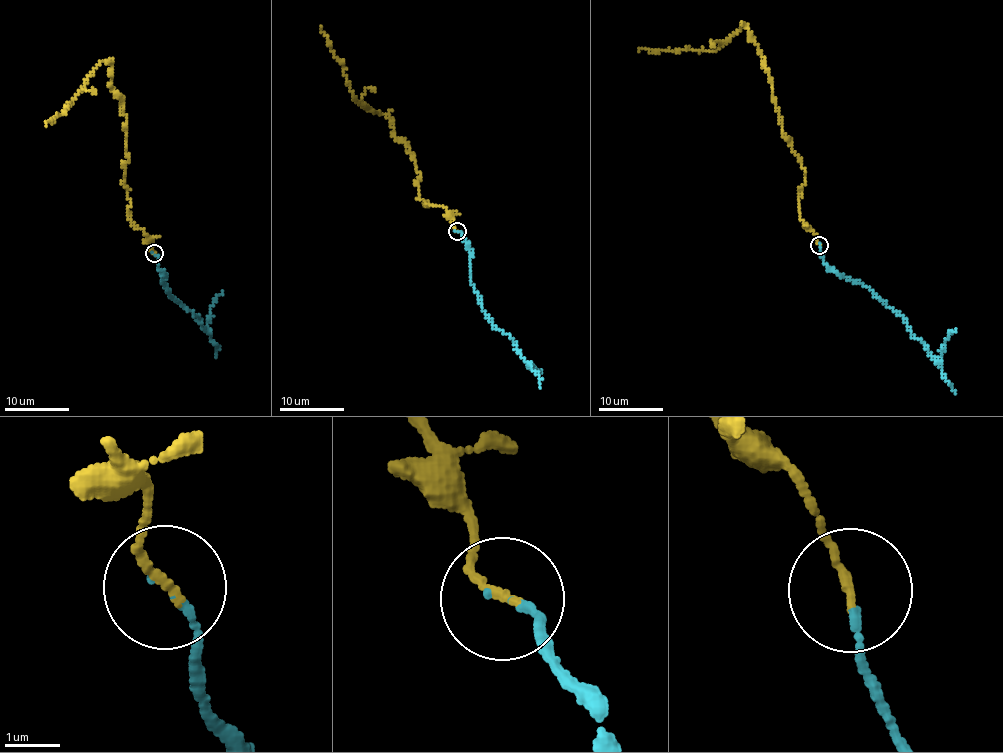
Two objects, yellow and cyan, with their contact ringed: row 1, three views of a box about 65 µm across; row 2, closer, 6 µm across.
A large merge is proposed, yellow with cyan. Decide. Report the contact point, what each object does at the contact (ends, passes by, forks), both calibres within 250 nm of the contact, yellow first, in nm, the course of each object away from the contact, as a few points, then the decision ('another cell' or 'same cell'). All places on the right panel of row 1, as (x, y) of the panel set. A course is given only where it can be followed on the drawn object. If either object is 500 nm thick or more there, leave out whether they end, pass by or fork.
(819, 245) | yellow ends | cyan ends | 160/120 nm | yellow via (819, 244), (798, 206), (804, 169), (781, 129), (768, 70), (745, 24), (715, 49), (639, 50) | cyan via (819, 244), (830, 269), (859, 281), (881, 298), (906, 322), (934, 359), (939, 360), (944, 339), (957, 330) | same cell

